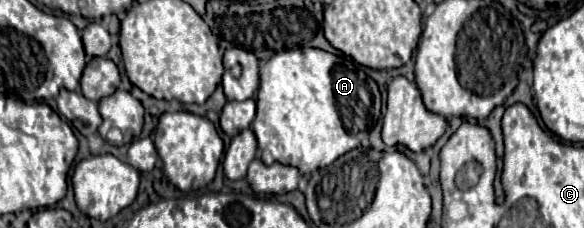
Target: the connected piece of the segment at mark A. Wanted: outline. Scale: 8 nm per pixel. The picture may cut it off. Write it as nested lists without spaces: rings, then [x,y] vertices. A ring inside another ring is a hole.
[[[290,49],[272,55],[260,67],[256,107],[252,131],[258,139],[262,161],[266,165],[272,165],[274,161],[288,163],[298,167],[302,175],[308,175],[320,167],[328,167],[340,155],[356,149],[362,139],[368,137],[370,129],[380,117],[380,91],[376,81],[366,75],[364,67],[346,55],[334,55],[322,49]]]

